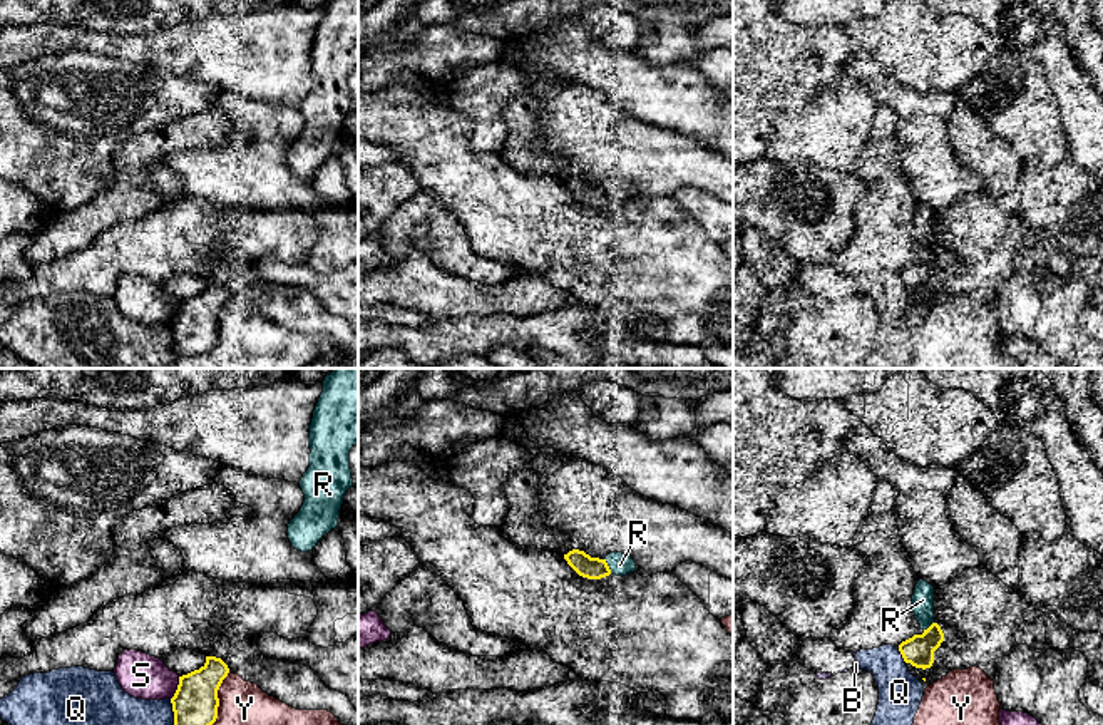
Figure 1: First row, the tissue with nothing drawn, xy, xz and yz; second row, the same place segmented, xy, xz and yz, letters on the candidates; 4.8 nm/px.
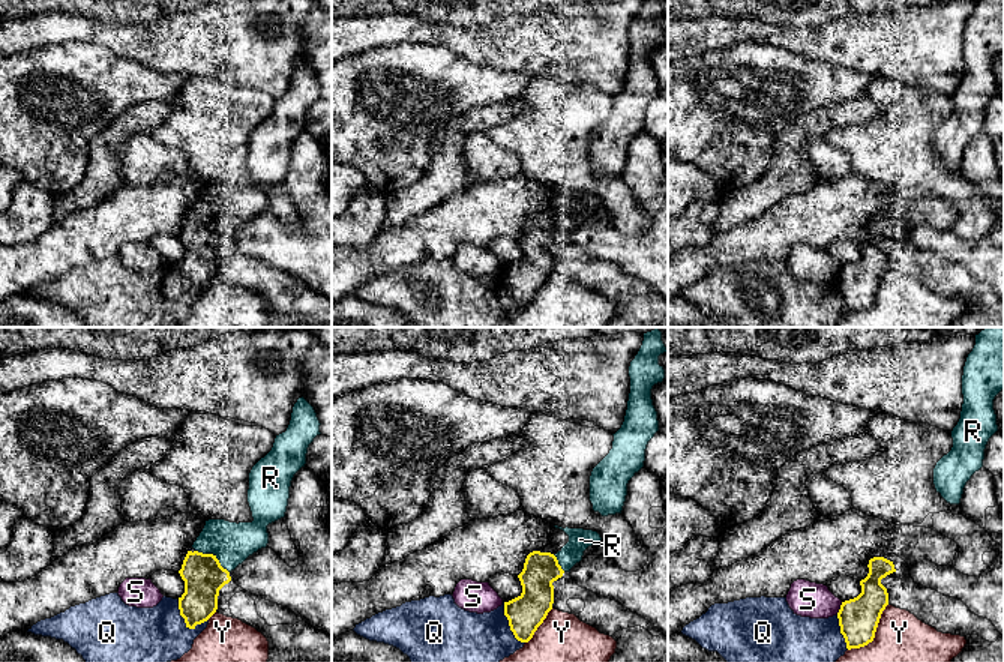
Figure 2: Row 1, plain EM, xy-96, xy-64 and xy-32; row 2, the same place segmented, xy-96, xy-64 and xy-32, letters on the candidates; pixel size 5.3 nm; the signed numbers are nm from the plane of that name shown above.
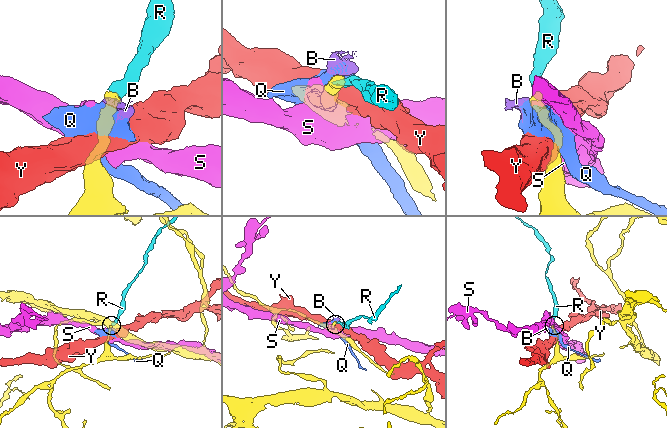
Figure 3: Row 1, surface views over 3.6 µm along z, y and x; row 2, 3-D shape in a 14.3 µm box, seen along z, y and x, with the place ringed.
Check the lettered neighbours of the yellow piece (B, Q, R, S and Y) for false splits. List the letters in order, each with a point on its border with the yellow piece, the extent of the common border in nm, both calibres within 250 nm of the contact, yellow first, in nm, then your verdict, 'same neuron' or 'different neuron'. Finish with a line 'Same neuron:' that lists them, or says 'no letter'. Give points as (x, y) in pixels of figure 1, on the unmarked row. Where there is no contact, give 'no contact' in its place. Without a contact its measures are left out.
B: meets yellow in yz at (899, 275); contact 40 nm long; 140 nm thick on the yellow side, 20 nm on the other; different neuron
Q: meets yellow in xy at (174, 340); contact 170 nm long; 220 nm thick on the yellow side, 380 nm on the other; different neuron
R: meets yellow in xz at (608, 191); contact 80 nm long; 110 nm thick on the yellow side, 110 nm on the other; same neuron
S: meets yellow in xy at (178, 313); contact 120 nm long; 220 nm thick on the yellow side, 220 nm on the other; different neuron
Y: meets yellow in xy at (216, 340); contact 400 nm long; 220 nm thick on the yellow side, 460 nm on the other; different neuron
Same neuron: R

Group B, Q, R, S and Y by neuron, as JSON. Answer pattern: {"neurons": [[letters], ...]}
{"neurons": [["B", "Q"], ["R"], ["S"], ["Y"]]}

